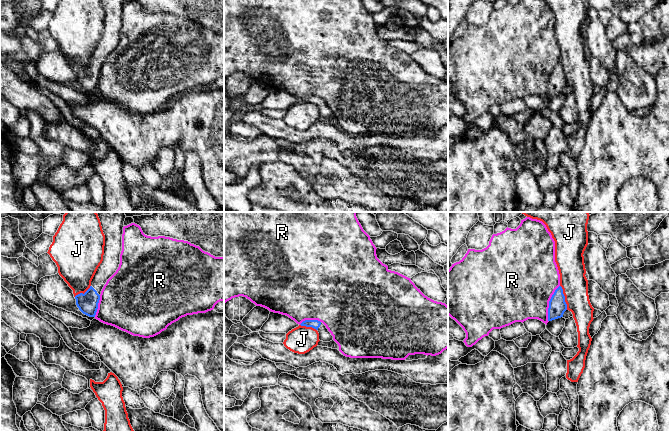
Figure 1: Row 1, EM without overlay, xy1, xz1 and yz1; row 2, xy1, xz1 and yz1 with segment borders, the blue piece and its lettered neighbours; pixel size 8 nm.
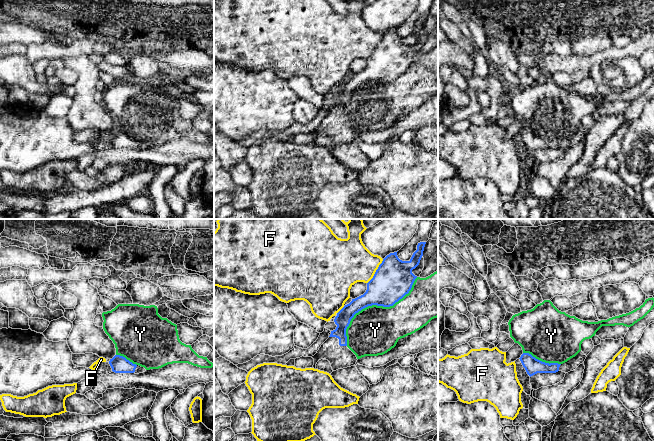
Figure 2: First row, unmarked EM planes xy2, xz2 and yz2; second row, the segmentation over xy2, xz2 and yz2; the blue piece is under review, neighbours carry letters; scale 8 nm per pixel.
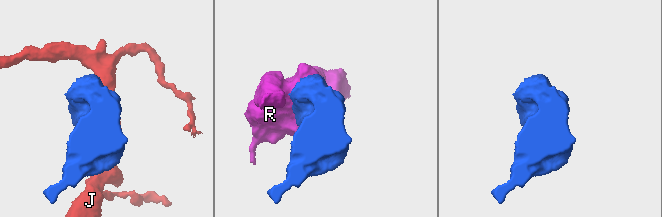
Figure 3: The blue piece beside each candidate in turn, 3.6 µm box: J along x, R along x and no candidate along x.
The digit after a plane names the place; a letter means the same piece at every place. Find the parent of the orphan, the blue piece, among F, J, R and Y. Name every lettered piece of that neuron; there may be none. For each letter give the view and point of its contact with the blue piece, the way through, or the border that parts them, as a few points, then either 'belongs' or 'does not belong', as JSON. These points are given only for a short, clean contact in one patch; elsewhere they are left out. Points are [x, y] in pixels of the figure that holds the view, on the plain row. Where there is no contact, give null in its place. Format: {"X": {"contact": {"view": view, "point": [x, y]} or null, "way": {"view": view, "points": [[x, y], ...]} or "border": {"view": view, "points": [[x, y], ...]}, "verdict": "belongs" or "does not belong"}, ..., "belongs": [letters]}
{"F": {"contact": {"view": "xz2", "point": [376, 47]}, "border": {"view": "xz2", "points": [[383, 35], [373, 53], [367, 59]]}, "verdict": "does not belong"}, "J": {"contact": {"view": "yz1", "point": [564, 73]}, "border": {"view": "yz1", "points": [[560, 61], [567, 85]]}, "verdict": "does not belong"}, "R": {"contact": {"view": "yz1", "point": [549, 79]}, "verdict": "does not belong"}, "Y": {"contact": {"view": "xz2", "point": [373, 80]}, "verdict": "does not belong"}, "belongs": []}

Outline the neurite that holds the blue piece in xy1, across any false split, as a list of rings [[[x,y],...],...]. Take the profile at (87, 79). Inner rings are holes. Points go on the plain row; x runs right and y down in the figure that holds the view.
[[[101,0],[101,2],[105,11],[103,37],[91,57],[90,64],[84,70],[75,72],[77,83],[89,93],[95,93],[101,67],[107,56],[118,45],[122,27],[124,0]]]

